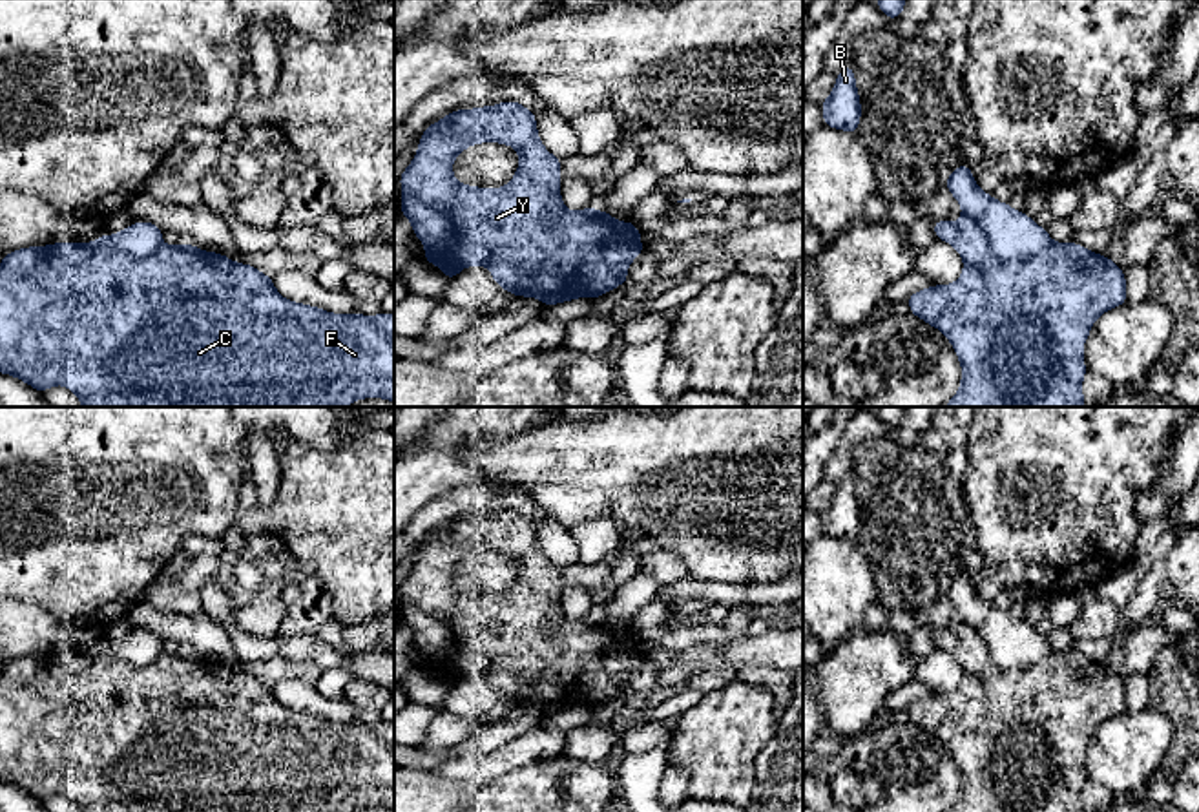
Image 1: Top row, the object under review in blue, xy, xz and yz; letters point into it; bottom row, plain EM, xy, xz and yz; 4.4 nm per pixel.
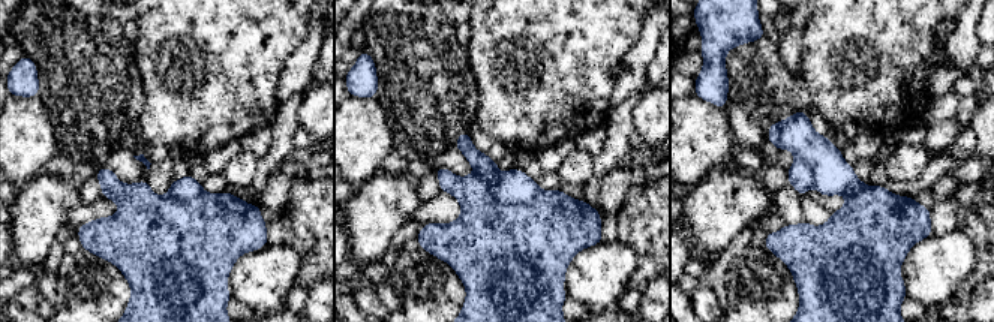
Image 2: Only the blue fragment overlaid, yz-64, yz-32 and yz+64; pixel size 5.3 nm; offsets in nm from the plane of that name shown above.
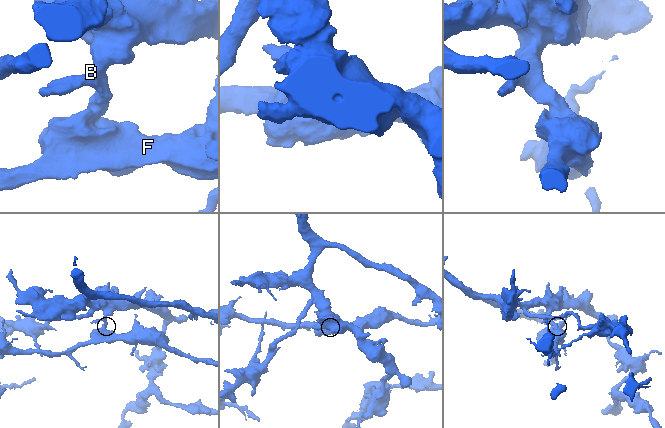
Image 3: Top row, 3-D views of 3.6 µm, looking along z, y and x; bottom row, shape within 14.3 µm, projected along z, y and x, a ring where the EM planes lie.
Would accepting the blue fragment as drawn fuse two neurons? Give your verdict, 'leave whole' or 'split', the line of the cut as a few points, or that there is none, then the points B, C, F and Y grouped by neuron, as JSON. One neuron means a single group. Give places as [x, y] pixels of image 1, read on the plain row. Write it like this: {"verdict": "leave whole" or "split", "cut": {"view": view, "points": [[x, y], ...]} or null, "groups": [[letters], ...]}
{"verdict": "split", "cut": {"view": "yz", "points": [[964, 621], [1002, 668], [1033, 666], [1053, 650]]}, "groups": [["B"], ["C", "F", "Y"]]}

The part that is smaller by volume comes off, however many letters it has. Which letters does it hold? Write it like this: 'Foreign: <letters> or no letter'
Foreign: C, F, Y

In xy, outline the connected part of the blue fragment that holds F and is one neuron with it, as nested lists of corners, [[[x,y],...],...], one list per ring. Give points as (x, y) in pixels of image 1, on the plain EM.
[[[104,650],[51,651],[4,662],[0,671],[0,783],[27,792],[40,803],[55,794],[68,796],[80,812],[352,812],[381,807],[394,812],[394,723],[334,723],[283,706],[270,684],[250,671],[235,671],[221,661],[188,651],[161,655],[148,666],[133,666]]]

